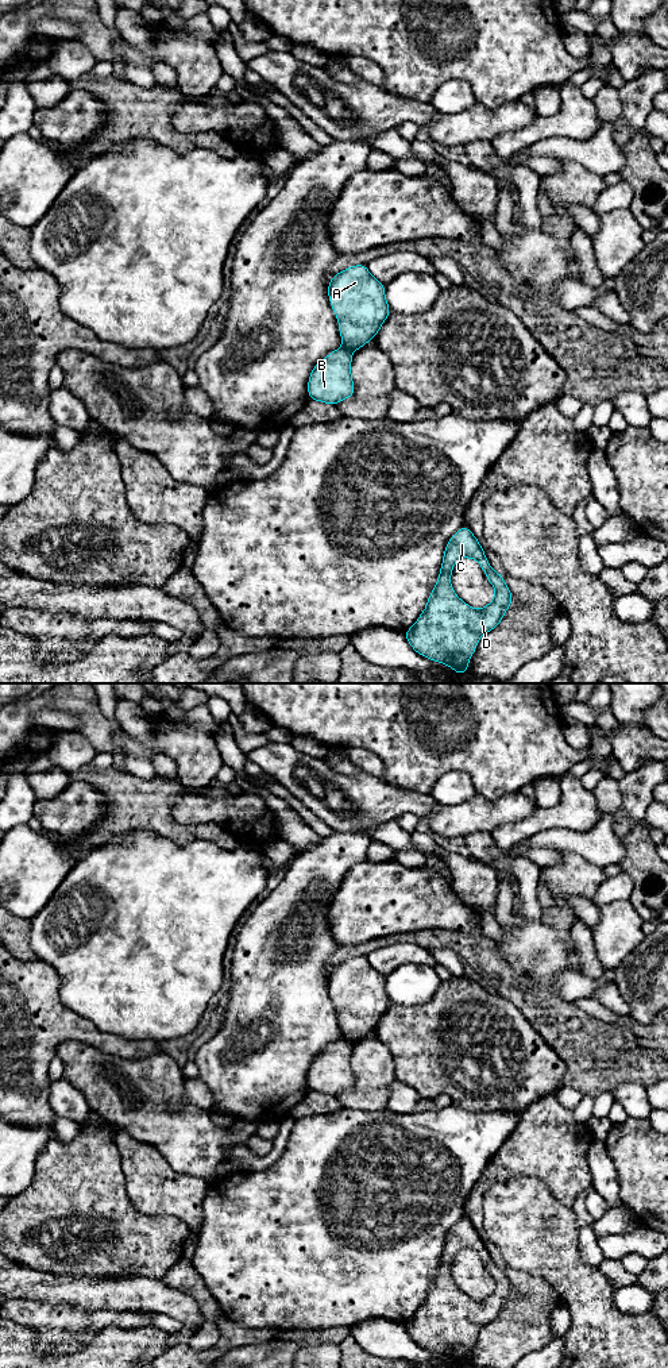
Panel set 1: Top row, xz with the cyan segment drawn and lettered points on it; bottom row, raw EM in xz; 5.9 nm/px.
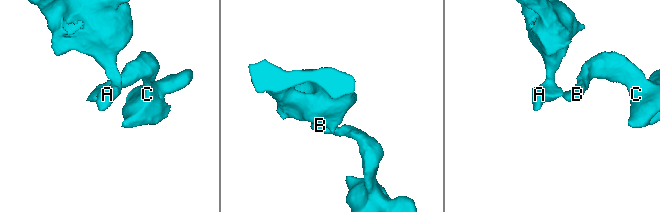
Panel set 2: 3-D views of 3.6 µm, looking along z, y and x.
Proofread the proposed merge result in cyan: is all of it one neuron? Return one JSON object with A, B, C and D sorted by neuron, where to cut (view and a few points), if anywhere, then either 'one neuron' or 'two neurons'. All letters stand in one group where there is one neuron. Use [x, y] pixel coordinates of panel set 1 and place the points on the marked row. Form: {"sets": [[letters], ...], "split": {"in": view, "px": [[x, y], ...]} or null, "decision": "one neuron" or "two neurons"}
{"sets": [["A"], ["B", "C", "D"]], "split": {"in": "xz", "px": [[343, 346], [351, 351]]}, "decision": "two neurons"}

